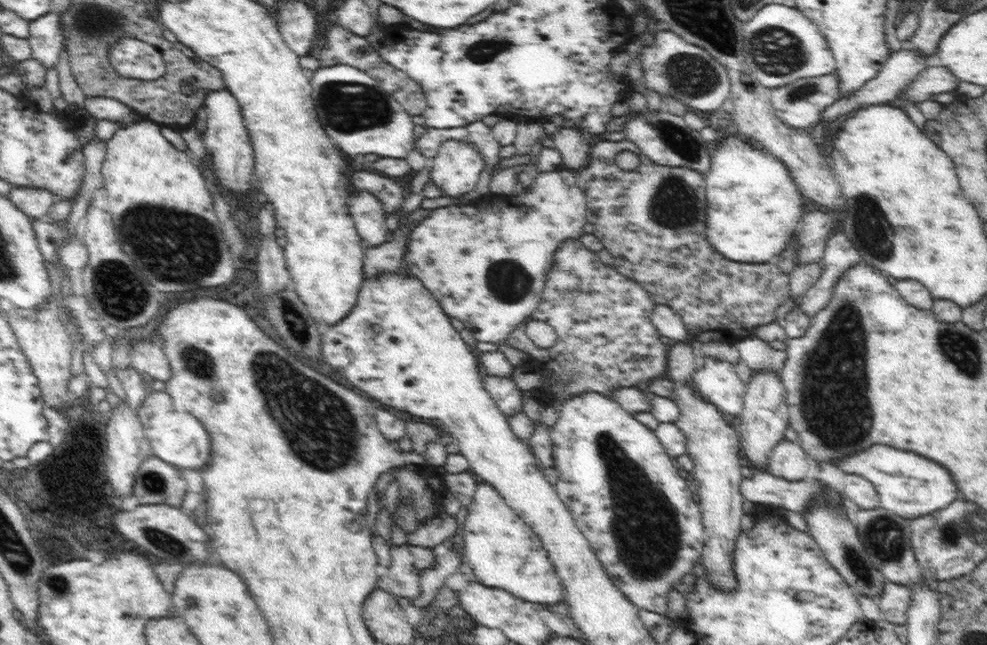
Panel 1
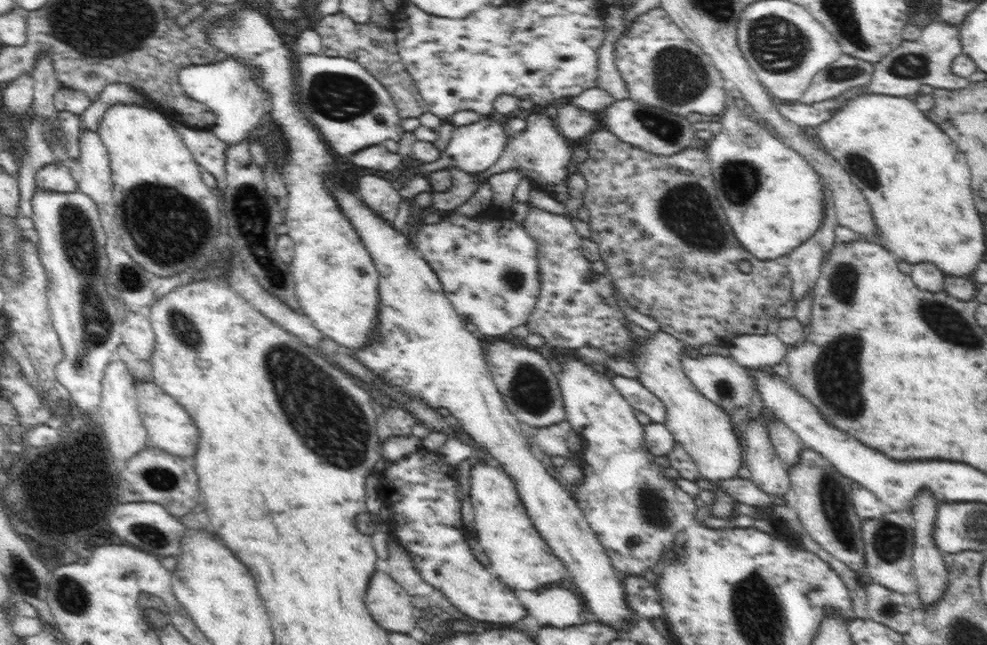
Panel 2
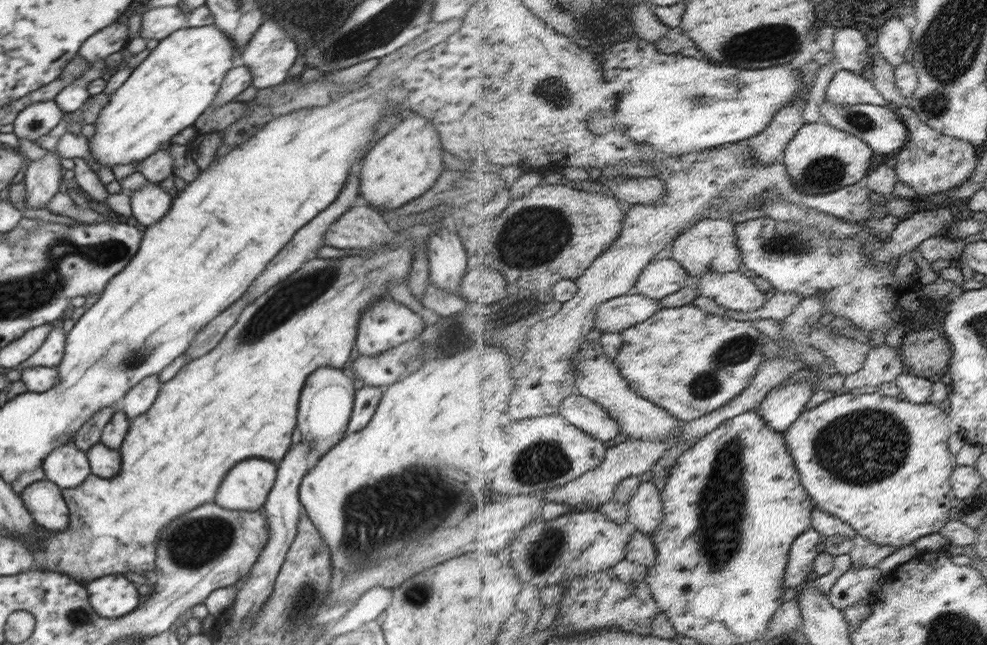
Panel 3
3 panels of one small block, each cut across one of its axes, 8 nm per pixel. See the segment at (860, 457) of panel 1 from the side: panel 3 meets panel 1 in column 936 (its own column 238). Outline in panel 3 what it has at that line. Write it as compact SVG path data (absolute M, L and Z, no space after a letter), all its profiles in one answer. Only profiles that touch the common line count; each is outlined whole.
M260 458L238 462L223 478L212 503L233 511L258 510L274 486L277 466L277 462Z

